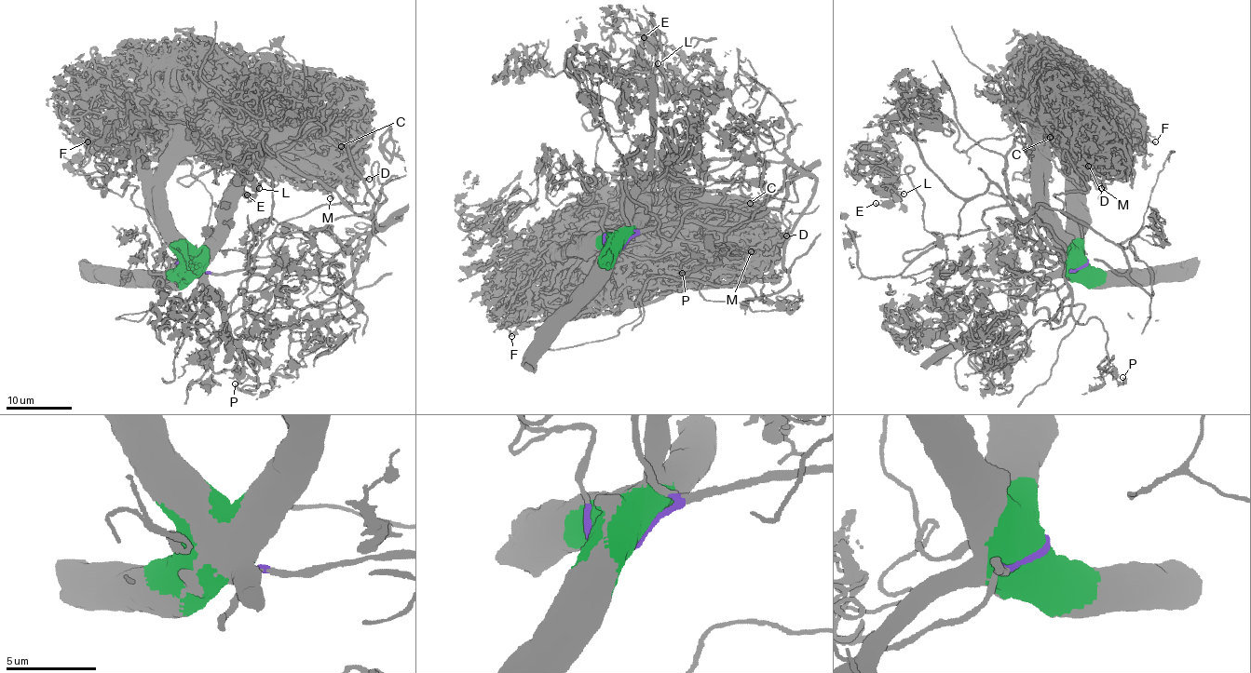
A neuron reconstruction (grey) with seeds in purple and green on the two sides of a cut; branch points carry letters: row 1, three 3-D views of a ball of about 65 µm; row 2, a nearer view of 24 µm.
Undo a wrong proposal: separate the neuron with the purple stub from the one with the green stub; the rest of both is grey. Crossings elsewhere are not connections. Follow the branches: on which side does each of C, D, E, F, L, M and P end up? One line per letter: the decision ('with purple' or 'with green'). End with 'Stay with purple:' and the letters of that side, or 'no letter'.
C: with green
D: with green
E: with purple
F: with green
L: with purple
M: with green
P: with purple
Stay with purple: E, L, P

